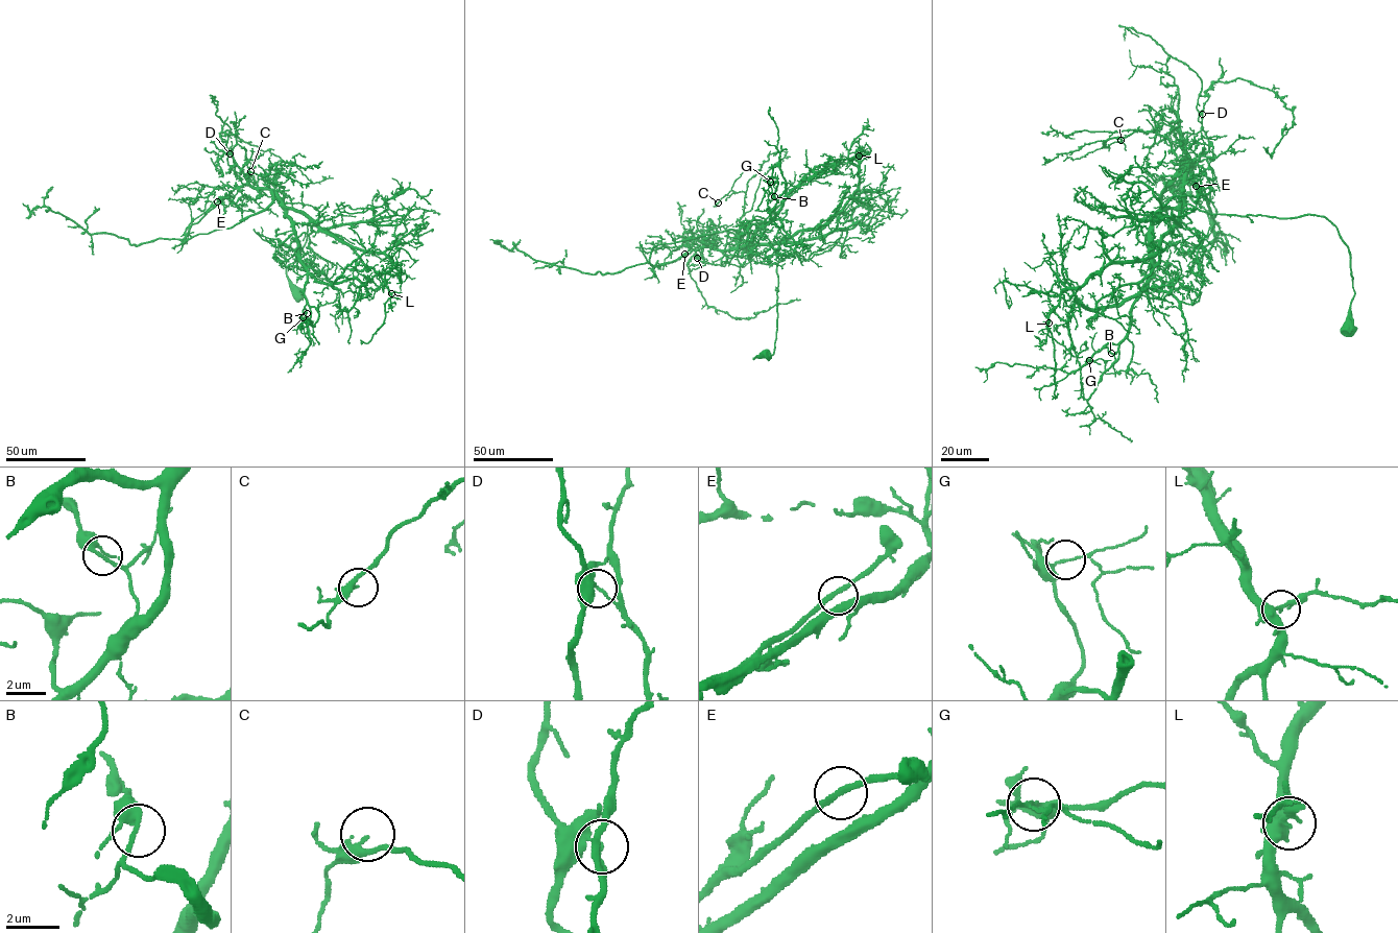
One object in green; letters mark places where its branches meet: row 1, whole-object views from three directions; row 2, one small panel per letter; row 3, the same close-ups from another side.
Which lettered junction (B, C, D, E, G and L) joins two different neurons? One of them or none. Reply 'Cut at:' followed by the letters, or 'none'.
Cut at: D

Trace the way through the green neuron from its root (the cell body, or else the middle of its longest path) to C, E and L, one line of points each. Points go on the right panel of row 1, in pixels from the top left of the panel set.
C: (1349, 327), (1350, 255), (1327, 219), (1200, 211), (1166, 138), (1101, 148), (1121, 140)
E: (1349, 327), (1350, 255), (1334, 225), (1310, 214), (1200, 211), (1183, 201), (1188, 160), (1207, 201), (1196, 186)
L: (1349, 327), (1350, 255), (1327, 219), (1208, 214), (1189, 205), (1152, 255), (1111, 262), (1066, 288), (1049, 323)

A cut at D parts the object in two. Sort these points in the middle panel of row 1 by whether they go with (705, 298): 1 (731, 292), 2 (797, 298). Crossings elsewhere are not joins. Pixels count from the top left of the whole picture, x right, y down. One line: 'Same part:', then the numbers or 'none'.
Same part: 2

